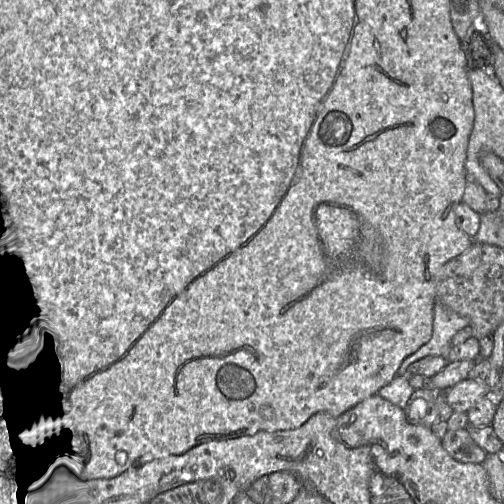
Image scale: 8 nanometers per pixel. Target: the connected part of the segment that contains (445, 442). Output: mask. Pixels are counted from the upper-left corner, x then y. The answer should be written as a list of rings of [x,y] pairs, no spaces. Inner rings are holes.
[[[469,427],[449,430],[442,438],[442,445],[448,454],[462,463],[483,464],[487,453],[473,440]]]

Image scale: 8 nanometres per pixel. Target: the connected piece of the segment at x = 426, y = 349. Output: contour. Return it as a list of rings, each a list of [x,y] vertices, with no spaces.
[[[436,301],[434,304],[433,332],[431,339],[416,352],[409,355],[401,364],[400,375],[405,375],[407,368],[427,356],[444,356],[451,346],[453,336],[462,328],[469,326],[469,320]]]

